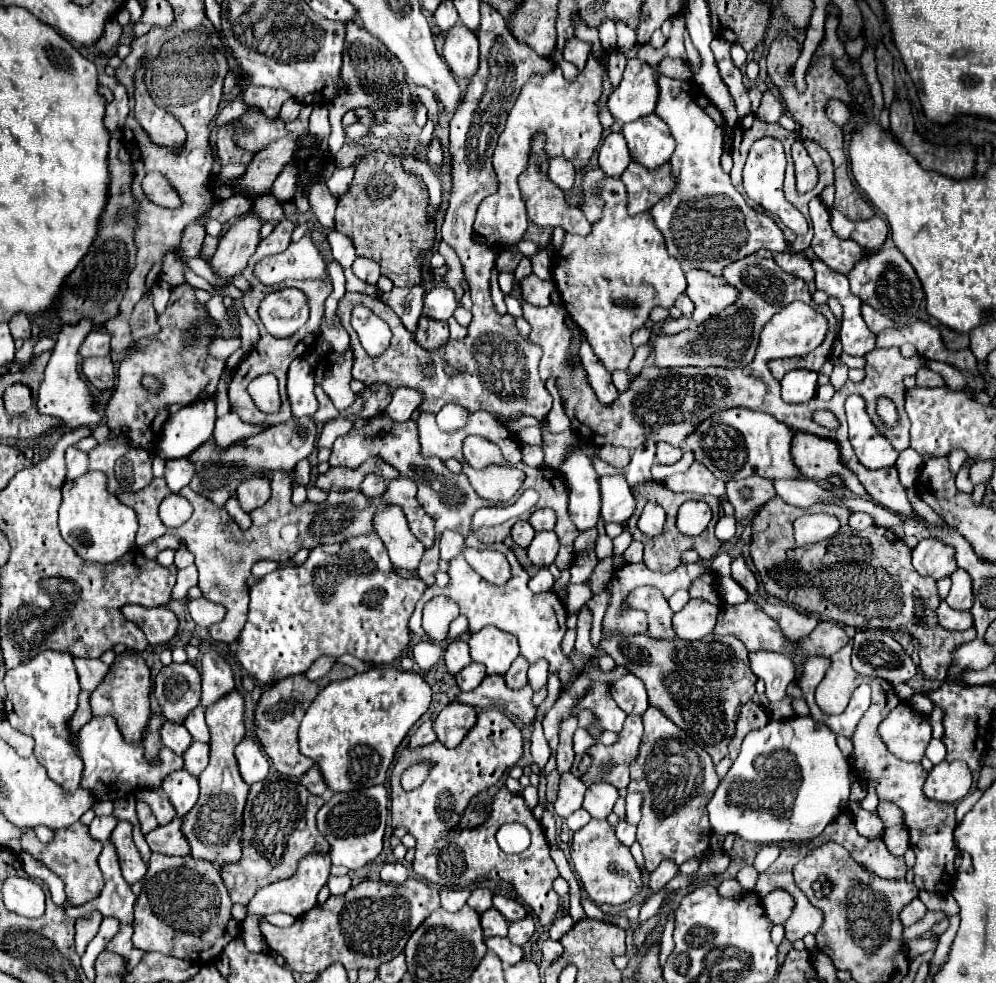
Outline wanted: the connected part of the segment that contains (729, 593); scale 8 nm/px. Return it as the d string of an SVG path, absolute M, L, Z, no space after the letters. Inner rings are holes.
M729 575L729 577L717 577L717 593L725 605L739 605L749 599L747 591Z

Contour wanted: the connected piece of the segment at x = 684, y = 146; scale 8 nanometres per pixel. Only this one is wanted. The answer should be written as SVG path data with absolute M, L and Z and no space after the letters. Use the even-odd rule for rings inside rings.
M657 75L657 87L659 99L655 113L669 125L669 131L677 141L671 161L677 187L669 197L651 207L651 215L665 237L671 257L681 263L683 271L705 269L719 277L729 263L753 255L759 249L793 253L777 223L767 213L747 205L743 195L731 185L729 175L723 173L719 165L725 133L721 111L699 93L693 81L677 81Z

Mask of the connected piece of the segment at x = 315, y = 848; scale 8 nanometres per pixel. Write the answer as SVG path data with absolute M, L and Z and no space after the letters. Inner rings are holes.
M271 773L265 781L251 785L243 811L243 855L237 863L225 863L225 867L219 869L233 903L247 905L257 889L289 879L297 871L301 857L329 851L329 843L315 825L315 815L321 805L323 797L311 795L309 811L309 791L305 791L297 779L285 779Z

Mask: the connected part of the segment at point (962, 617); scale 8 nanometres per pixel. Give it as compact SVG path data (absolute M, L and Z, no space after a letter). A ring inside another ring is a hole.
M945 601L937 609L939 625L949 631L967 631L973 625L973 617L969 611L955 611Z

